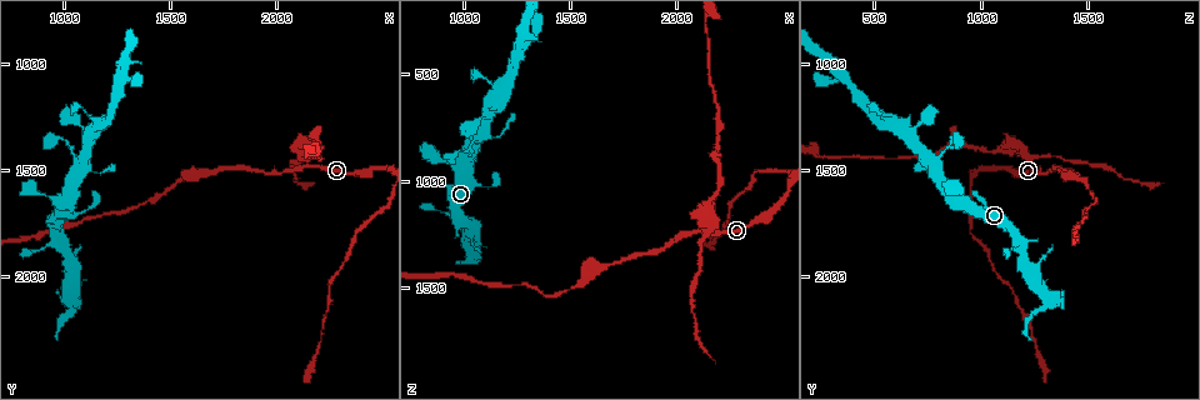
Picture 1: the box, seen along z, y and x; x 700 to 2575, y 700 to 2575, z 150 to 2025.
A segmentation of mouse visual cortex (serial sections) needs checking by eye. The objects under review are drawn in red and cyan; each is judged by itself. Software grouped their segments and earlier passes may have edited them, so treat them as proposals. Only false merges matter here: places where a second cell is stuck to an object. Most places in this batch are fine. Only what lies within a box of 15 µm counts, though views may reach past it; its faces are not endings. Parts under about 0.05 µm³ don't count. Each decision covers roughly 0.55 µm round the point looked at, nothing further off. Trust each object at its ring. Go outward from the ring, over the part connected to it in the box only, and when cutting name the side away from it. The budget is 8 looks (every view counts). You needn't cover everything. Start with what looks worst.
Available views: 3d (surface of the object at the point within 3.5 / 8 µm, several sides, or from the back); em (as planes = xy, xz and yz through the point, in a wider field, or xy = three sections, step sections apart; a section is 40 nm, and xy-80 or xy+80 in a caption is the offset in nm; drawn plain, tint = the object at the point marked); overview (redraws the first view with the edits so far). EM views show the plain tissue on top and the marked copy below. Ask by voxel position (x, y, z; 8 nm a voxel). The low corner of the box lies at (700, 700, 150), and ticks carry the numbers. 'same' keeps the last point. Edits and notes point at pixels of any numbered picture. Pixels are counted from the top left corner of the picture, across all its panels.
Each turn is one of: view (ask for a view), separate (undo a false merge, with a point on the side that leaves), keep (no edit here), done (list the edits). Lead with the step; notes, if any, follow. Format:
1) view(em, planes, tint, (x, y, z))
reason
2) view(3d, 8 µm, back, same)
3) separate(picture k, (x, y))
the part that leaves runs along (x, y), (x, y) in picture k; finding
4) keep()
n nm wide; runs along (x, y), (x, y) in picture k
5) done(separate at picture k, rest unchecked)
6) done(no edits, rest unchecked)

view(3d, 3.5 µm, (2130, 1440, 1240))

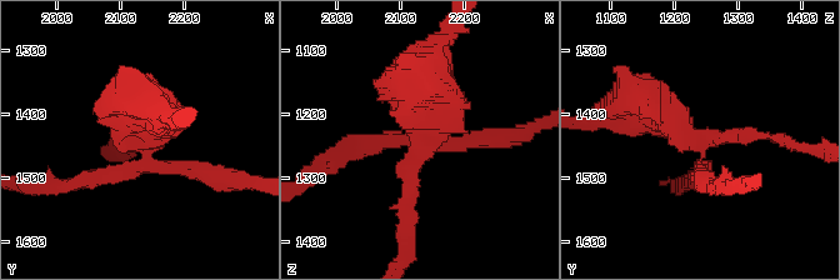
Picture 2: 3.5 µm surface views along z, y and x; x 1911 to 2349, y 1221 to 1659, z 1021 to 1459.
separate(picture 2, (404, 170))
a second cell is stuck on

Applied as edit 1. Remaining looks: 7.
view(3d, 8 µm, back, (970, 1810, 1170))
branch point

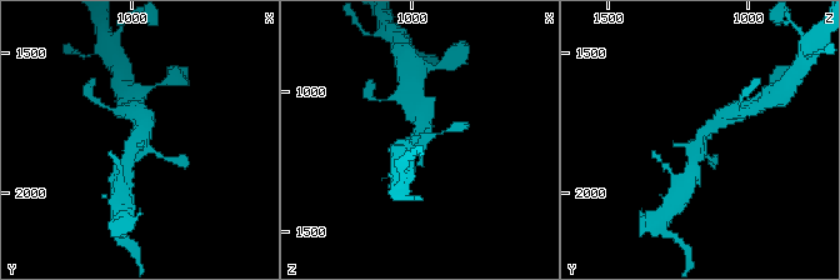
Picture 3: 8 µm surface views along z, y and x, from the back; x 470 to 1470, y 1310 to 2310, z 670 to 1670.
view(em, xy, step 3, tint, (960, 1800, 1180))
now the EM

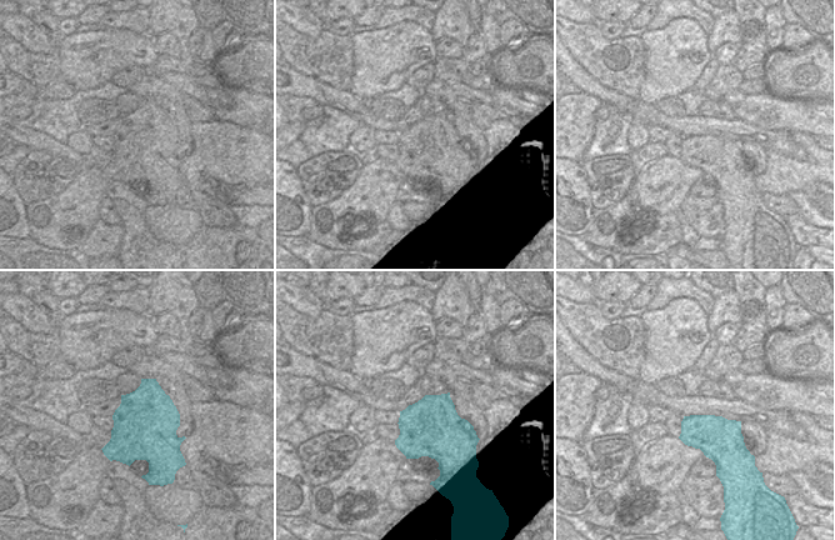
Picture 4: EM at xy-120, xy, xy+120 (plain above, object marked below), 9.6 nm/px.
keep()
runs along (730, 111), (704, 130), (691, 168) in picture 3; all the same cell

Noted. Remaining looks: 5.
view(3d, 3.5 µm, (1020, 2090, 1300))
abrupt turn

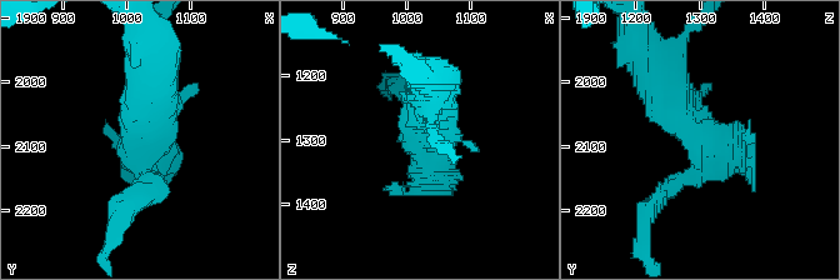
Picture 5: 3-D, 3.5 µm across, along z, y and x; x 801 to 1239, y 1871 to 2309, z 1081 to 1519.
view(em, xy, step 5, tint, (1025, 2095, 1310))

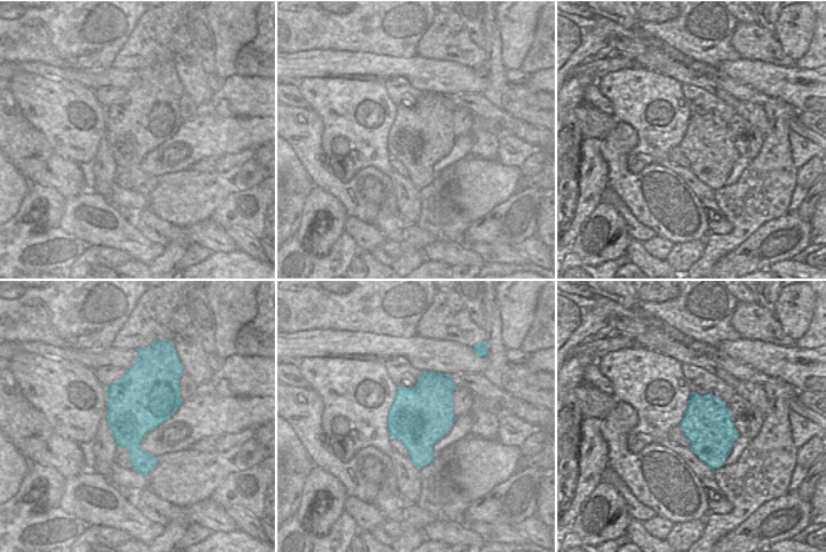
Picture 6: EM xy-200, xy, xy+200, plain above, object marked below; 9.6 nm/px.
keep()
runs along (653, 74), (753, 189) in picture 5; all the same cell

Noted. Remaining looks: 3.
done(separate at picture 2, rest unchecked)

